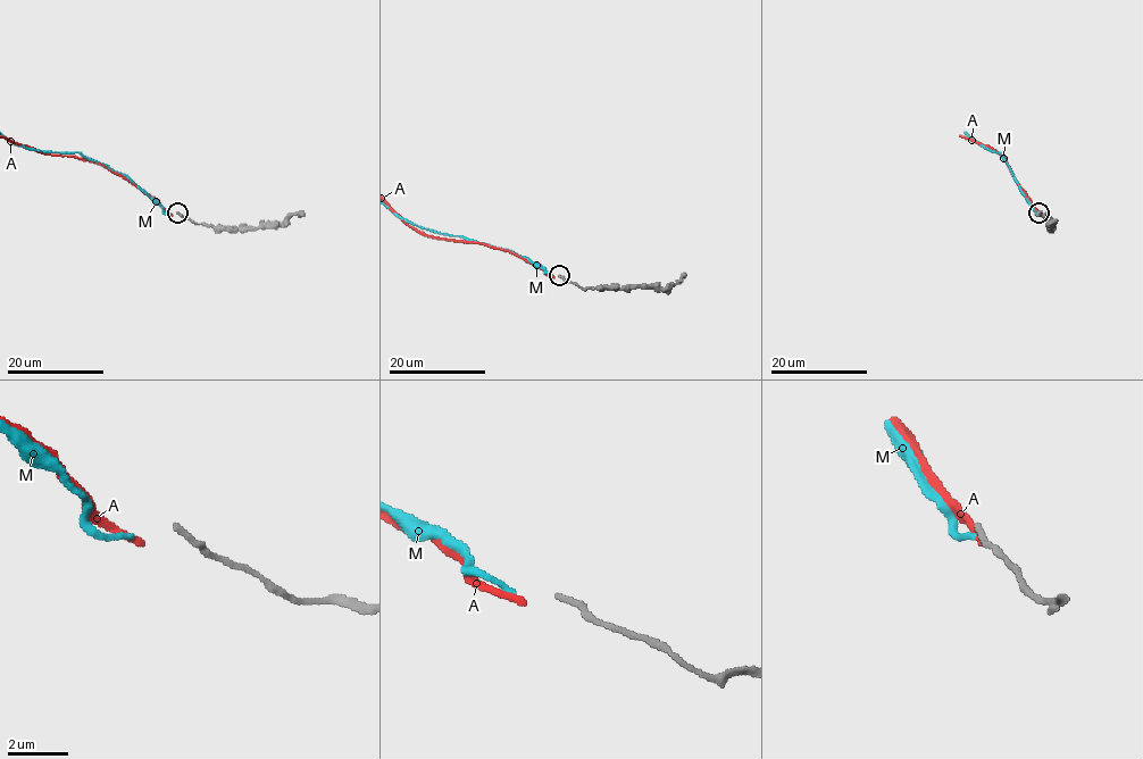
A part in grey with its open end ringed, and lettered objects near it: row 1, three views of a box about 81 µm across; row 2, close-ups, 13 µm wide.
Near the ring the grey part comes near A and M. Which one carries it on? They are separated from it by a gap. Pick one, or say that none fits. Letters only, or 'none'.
M

